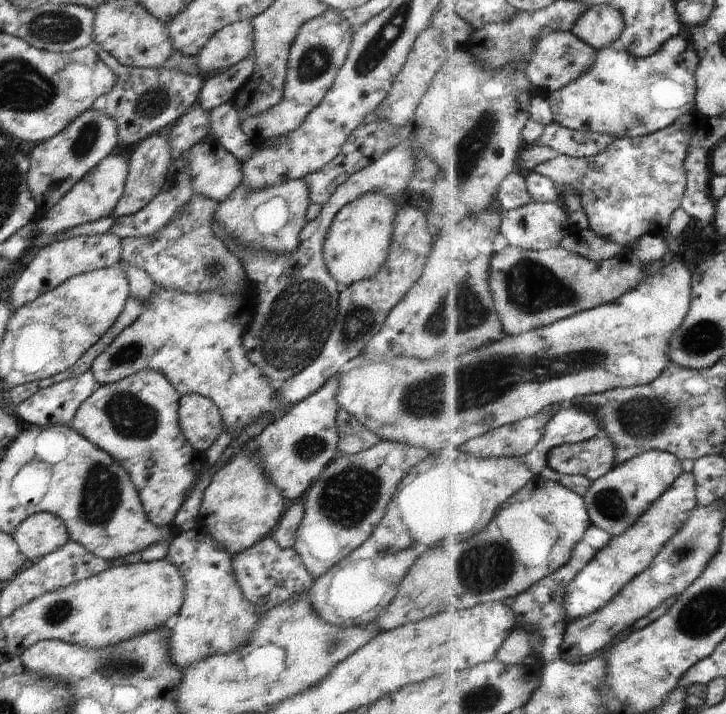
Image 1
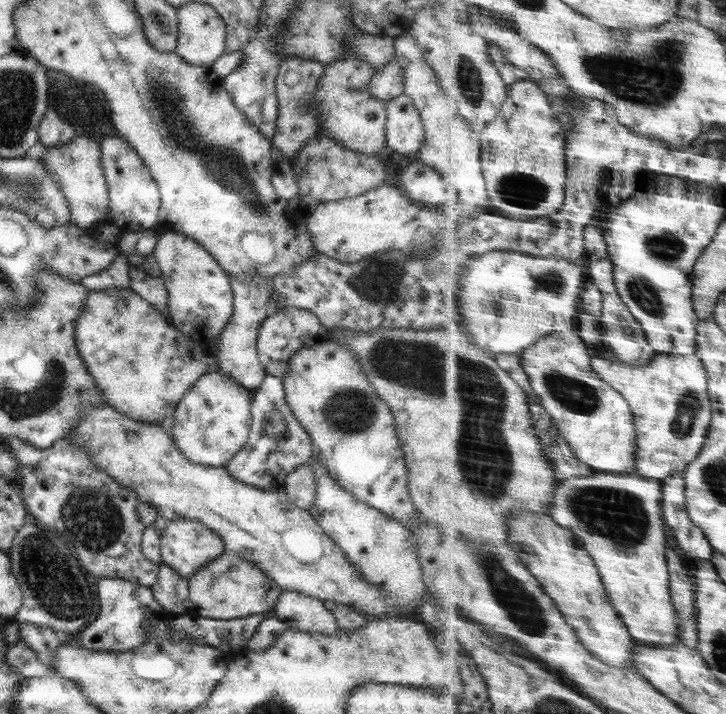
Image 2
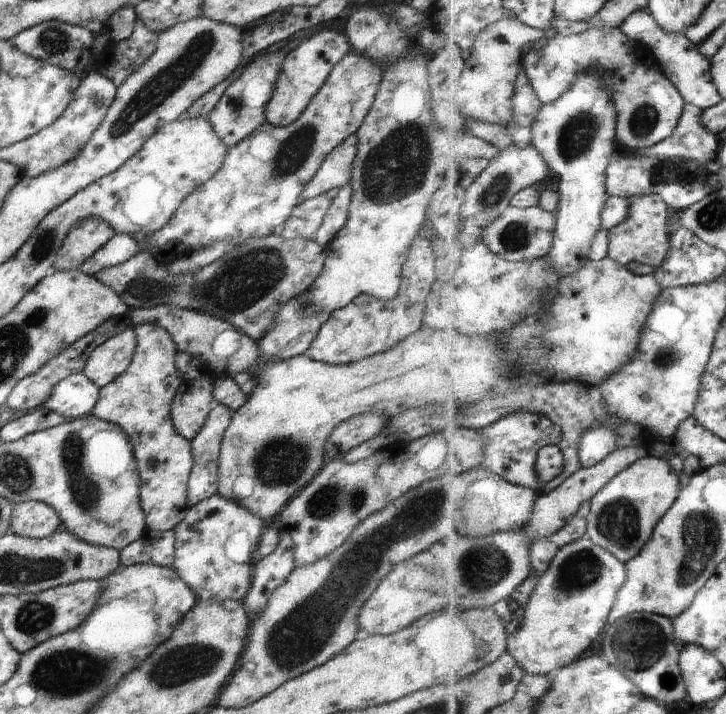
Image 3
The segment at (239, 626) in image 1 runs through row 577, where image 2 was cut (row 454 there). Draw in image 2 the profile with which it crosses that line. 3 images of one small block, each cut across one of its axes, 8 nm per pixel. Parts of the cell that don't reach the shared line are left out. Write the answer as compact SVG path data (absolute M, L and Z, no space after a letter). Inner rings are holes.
M220 370L205 373L191 385L165 419L175 448L193 464L222 467L245 444L250 428L250 390Z

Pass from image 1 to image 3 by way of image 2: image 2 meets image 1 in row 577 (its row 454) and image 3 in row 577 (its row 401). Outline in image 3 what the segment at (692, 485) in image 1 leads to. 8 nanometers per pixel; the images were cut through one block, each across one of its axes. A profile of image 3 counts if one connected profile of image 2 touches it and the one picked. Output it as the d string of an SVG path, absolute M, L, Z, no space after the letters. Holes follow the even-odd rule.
M583 537L561 550L553 558L549 570L541 577L535 587L531 600L526 604L526 613L521 628L515 636L508 636L507 647L511 656L527 673L552 676L555 670L569 666L581 658L585 650L591 648L595 638L605 631L609 623L611 610L618 603L618 592L627 582L627 567L611 552L595 544L589 537Z

